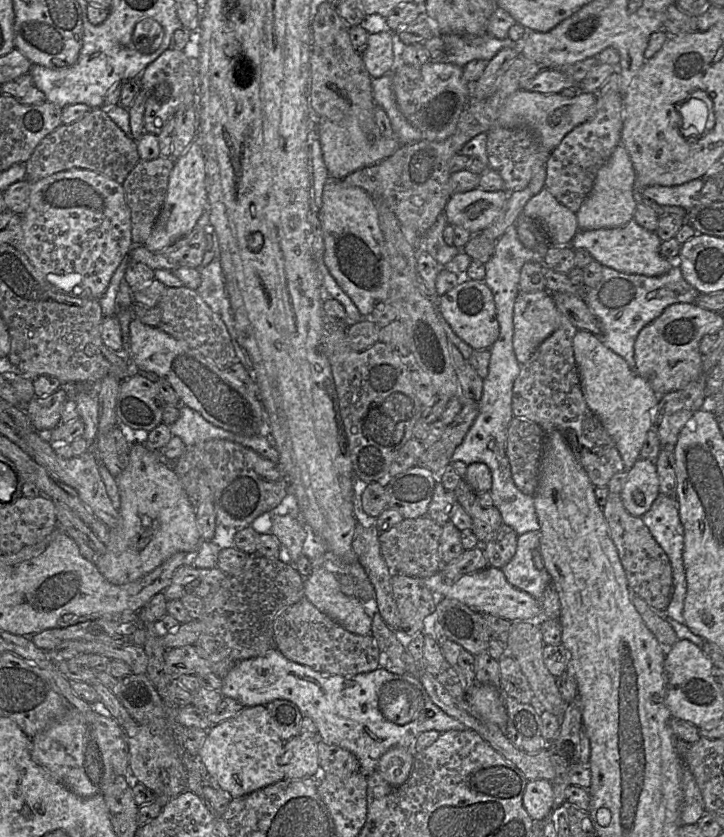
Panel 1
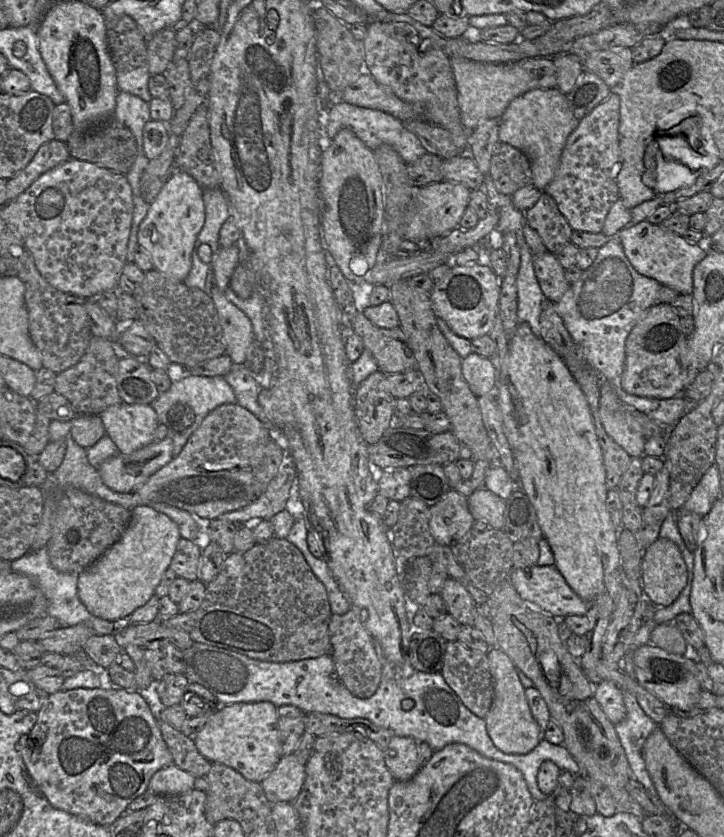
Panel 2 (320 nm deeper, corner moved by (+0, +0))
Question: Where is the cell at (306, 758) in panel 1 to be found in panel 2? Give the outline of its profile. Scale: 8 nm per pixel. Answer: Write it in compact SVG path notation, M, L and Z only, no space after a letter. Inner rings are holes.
M292 753L281 757L275 769L261 782L261 785L271 804L293 803L302 790L305 777L305 765Z

